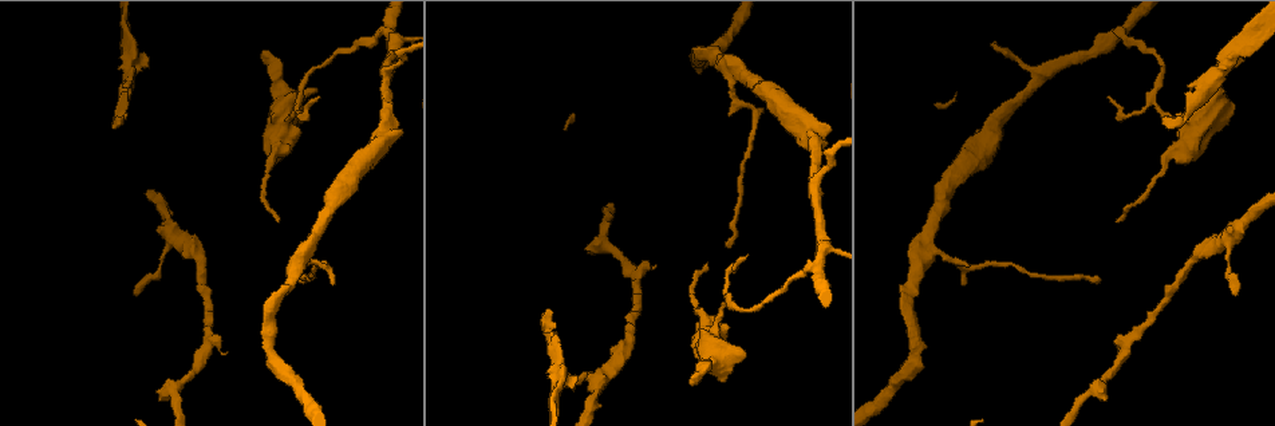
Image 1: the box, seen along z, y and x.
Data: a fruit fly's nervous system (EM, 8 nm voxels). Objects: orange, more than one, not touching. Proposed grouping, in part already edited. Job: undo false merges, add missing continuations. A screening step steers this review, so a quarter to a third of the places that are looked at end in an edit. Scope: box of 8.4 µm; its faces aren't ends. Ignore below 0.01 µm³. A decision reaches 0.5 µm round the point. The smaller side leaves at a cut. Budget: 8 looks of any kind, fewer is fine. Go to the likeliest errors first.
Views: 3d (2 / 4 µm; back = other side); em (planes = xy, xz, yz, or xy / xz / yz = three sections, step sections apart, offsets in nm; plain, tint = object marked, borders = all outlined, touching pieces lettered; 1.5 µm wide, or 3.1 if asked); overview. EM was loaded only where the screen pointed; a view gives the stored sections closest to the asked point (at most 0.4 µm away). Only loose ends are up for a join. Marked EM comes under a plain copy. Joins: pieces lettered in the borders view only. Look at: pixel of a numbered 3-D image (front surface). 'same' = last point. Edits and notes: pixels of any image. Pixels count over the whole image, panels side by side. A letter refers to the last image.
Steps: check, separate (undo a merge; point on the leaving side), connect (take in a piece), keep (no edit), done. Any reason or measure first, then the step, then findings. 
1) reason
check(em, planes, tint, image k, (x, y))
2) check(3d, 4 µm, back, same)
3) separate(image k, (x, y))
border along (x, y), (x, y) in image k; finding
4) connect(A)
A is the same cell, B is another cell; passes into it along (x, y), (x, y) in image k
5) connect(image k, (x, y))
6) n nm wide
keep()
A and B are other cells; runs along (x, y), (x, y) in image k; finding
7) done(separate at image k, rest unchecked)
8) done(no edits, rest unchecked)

thin end
check(em, planes, borders, image 1, (1237, 294))

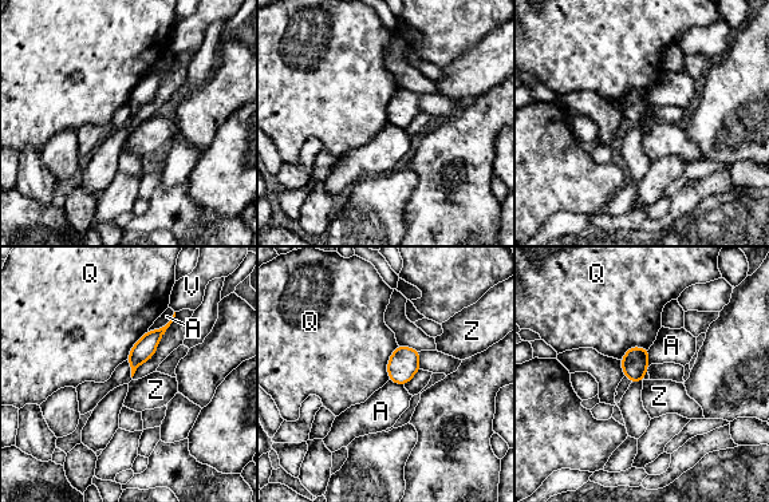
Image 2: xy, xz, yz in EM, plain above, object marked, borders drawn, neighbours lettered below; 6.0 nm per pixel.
keep()
A, Q, V and Z are other cells; border along (174, 312), (164, 325), (149, 331) in image 2; no lettered piece goes on from it

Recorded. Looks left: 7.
thick turns thin
check(em, planes, borders, image 1, (700, 310))

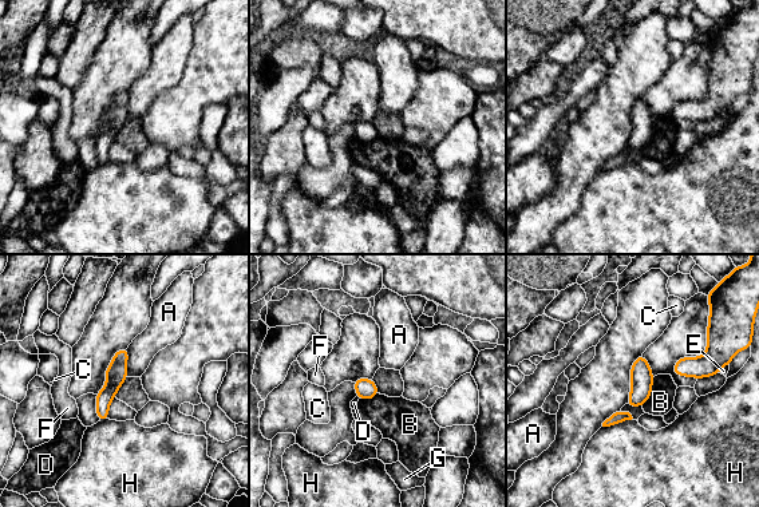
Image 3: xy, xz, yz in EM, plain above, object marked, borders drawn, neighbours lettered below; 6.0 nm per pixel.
keep()
A, B, C, D, E, F, G and H are other cells; runs along (125, 351), (103, 399), (102, 418) in image 3; all the same cell

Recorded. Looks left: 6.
branch stops here
check(em, planes, borders, image 1, (310, 92))

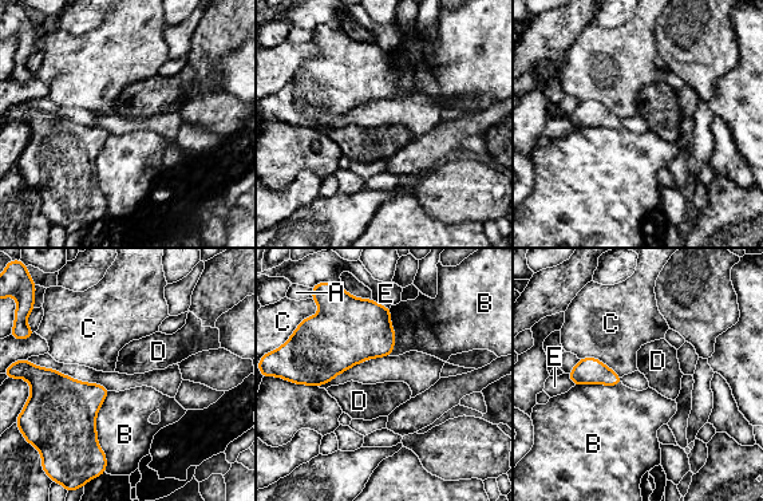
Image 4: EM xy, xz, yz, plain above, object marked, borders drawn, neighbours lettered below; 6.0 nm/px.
160 nm wide
keep()
A, B, C, D and E are other cells; border along (110, 391), (97, 414), (105, 454) in image 4; no lettered piece goes on from it

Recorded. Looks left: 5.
done(no edits, rest unchecked)

